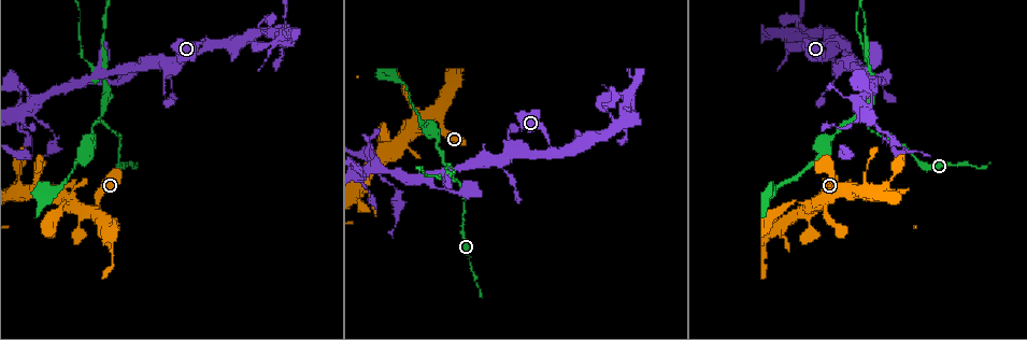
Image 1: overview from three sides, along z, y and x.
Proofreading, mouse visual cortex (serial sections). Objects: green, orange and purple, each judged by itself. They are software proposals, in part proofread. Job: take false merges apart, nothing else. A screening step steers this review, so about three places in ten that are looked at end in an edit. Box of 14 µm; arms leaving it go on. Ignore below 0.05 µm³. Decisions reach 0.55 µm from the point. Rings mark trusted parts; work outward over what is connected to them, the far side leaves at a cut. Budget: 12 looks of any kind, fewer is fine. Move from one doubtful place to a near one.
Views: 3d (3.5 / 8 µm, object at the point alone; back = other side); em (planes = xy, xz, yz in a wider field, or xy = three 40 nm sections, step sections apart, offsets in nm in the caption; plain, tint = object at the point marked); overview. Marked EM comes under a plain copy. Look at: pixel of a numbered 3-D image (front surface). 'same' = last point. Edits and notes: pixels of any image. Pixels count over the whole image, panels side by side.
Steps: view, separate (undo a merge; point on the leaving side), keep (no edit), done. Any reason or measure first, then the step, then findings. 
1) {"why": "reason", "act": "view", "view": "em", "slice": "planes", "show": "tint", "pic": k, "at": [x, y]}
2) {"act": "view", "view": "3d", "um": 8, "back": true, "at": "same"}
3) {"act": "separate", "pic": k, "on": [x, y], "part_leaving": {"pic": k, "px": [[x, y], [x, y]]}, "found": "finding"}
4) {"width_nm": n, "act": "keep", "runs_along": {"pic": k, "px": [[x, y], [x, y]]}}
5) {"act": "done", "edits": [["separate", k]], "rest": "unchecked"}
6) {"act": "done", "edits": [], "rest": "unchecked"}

{"why": "thick turns thin", "act": "view", "view": "3d", "um": 3.5, "back": true, "pic": 1, "at": [801, 204]}

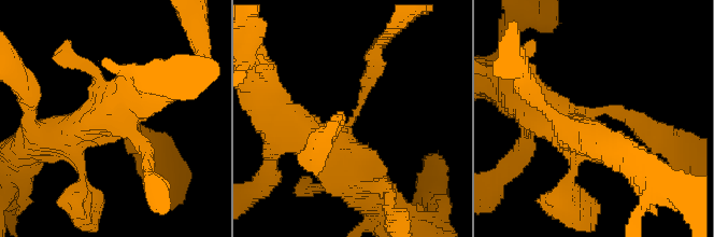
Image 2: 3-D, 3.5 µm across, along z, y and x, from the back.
{"arm_widths_nm": [200, 500], "act": "view", "view": "em", "slice": "xy", "step": 1, "show": "tint", "pic": 2, "at": [591, 114]}

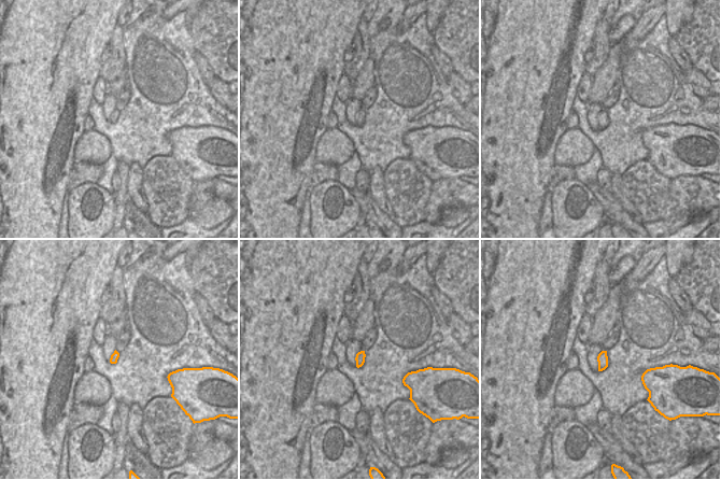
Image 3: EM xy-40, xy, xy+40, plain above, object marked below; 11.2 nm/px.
{"width_nm": 110, "act": "keep", "runs_along": {"pic": 2, "px": [[304, 135], [327, 152], [341, 140], [373, 66]]}, "found": "one cell here"}

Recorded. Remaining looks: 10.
{"act": "view", "view": "3d", "um": 3.5, "pic": 1, "at": [891, 176]}

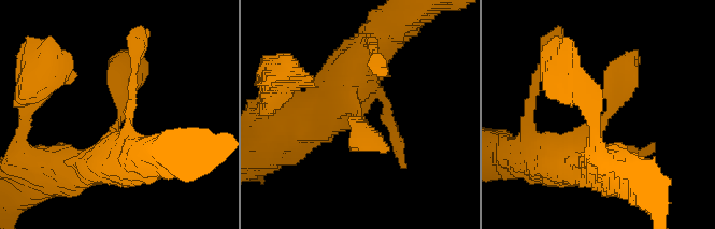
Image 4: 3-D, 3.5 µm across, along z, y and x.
{"arm_widths_nm": [350, 600], "act": "view", "view": "em", "slice": "xy", "step": 2, "show": "tint", "pic": 4, "at": [603, 114]}

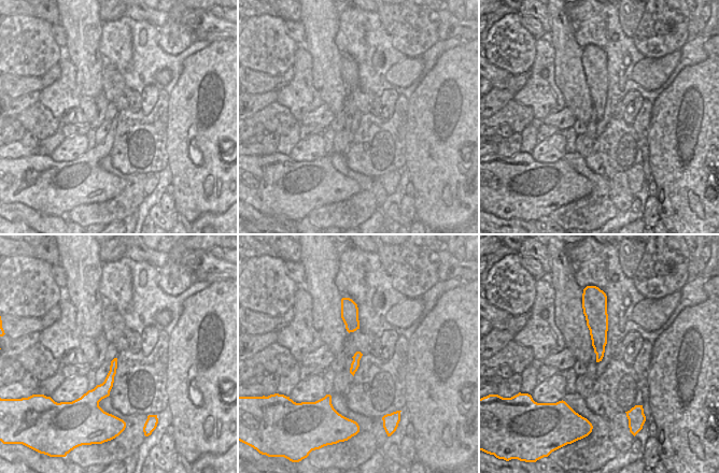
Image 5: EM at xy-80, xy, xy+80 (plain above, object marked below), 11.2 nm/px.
{"width_nm": 100, "act": "keep", "runs_along": {"pic": 4, "px": [[560, 159], [594, 140], [632, 57]]}, "found": "all the same cell"}

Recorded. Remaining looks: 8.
{"why": "sharp bend", "act": "view", "view": "3d", "um": 3.5, "pic": 1, "at": [844, 44]}

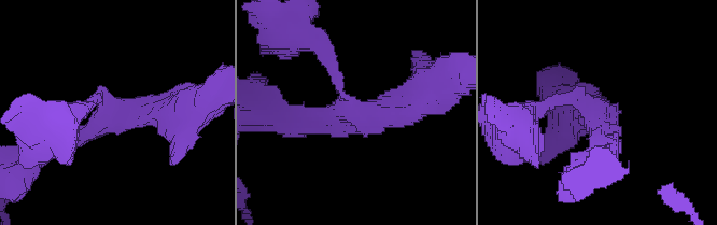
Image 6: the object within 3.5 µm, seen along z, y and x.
{"arms": 3, "arm_widths_nm": [200, 250, 400], "act": "view", "view": "em", "slice": "xy", "step": 5, "show": "tint", "pic": 6, "at": [591, 108]}

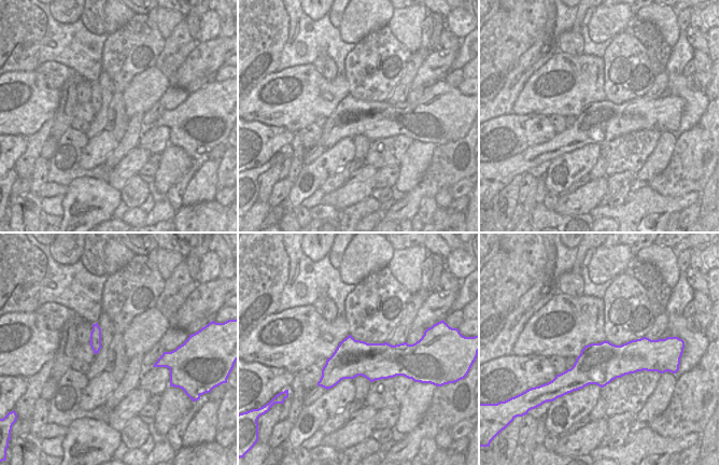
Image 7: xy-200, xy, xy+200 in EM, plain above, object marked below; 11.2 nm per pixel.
{"width_nm": 420, "act": "keep", "runs_along": {"pic": 6, "px": [[535, 110], [585, 99], [612, 145]]}, "found": "all the same cell"}

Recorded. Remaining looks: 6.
{"why": "thin neck", "act": "view", "view": "3d", "um": 3.5, "pic": 1, "at": [282, 36]}

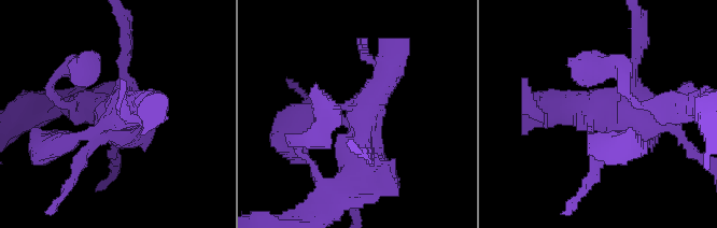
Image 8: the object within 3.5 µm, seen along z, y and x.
{"act": "view", "view": "em", "slice": "planes", "show": "tint", "pic": 8, "at": [359, 113]}

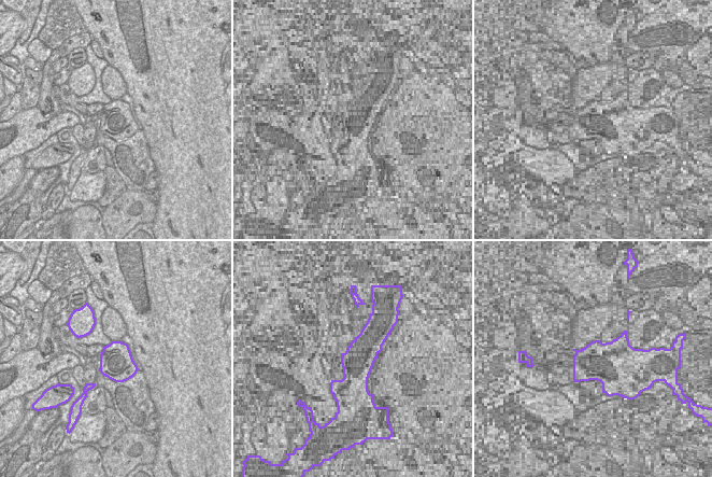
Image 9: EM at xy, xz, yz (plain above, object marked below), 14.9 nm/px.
{"act": "keep", "runs_along": {"pic": 8, "px": [[354, 182], [361, 113], [394, 55]]}, "found": "all the same cell"}

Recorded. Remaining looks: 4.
{"why": "sudden change in width", "act": "view", "view": "3d", "um": 3.5, "pic": 1, "at": [383, 178]}

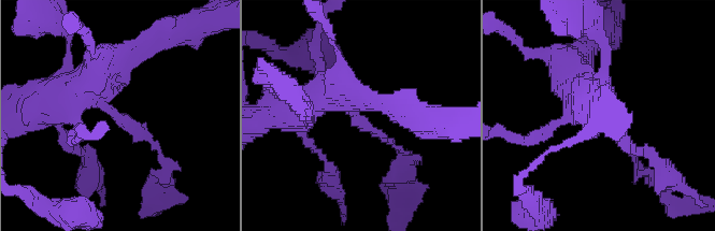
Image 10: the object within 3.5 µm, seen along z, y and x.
{"arm_widths_nm": [100, 400], "act": "view", "view": "em", "slice": "xy", "step": 5, "show": "tint", "pic": 10, "at": [121, 120]}

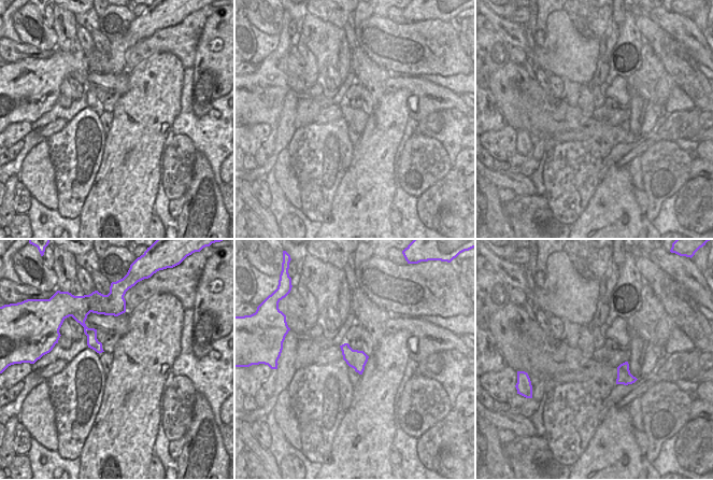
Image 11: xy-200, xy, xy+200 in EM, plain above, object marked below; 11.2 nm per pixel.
{"act": "separate", "pic": 10, "on": [132, 130], "part_leaving": {"pic": 10, "px": [[108, 106], [160, 153], [167, 175]]}, "found": "two cells meet here"}

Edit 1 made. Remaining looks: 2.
{"act": "done", "edits": [["separate", 10]], "rest": "unchecked"}

